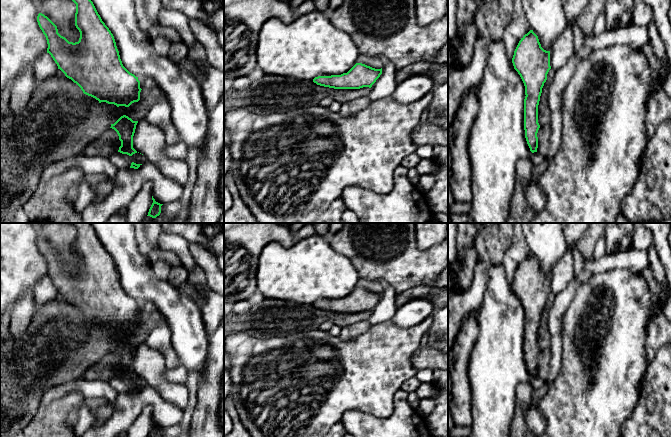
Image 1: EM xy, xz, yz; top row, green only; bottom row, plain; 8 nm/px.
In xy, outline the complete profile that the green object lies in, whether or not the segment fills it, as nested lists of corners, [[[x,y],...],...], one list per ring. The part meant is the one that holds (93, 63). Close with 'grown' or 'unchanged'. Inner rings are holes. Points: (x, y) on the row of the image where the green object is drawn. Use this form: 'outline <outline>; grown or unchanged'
outline [[[72,0],[76,4],[75,26],[80,32],[78,42],[69,42],[58,33],[57,26],[39,13],[37,22],[46,37],[47,53],[67,78],[76,83],[84,94],[117,107],[129,107],[140,100],[140,81],[122,64],[113,34],[102,21],[91,0]]]; unchanged

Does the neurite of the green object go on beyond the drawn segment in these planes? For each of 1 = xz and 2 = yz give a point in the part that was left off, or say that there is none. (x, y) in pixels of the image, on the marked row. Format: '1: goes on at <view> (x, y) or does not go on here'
1: does not go on here
2: does not go on here

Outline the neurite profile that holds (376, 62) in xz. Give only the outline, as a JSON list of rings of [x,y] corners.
[[[363,54],[357,57],[356,63],[362,63],[375,69],[381,69],[384,66],[381,56],[367,56]]]

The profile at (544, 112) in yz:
[[[550,69],[547,74],[547,80],[544,83],[542,88],[542,93],[540,96],[540,101],[538,105],[538,123],[540,126],[549,125],[550,124],[550,107],[548,104],[548,92],[549,88],[553,82],[553,78],[555,76],[556,71]]]

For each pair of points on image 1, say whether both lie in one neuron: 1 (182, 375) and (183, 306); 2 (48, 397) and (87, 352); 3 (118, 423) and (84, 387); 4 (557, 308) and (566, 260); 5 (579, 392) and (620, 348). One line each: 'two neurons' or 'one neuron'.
1: two neurons
2: two neurons
3: two neurons
4: two neurons
5: one neuron

